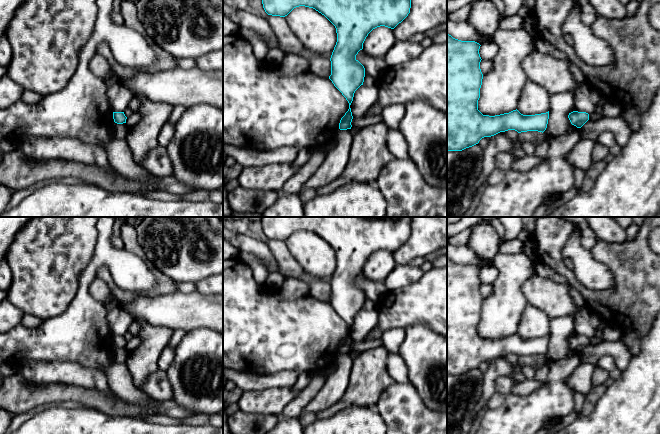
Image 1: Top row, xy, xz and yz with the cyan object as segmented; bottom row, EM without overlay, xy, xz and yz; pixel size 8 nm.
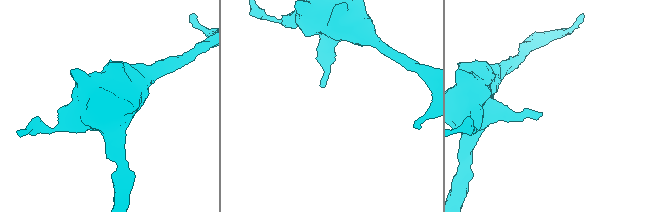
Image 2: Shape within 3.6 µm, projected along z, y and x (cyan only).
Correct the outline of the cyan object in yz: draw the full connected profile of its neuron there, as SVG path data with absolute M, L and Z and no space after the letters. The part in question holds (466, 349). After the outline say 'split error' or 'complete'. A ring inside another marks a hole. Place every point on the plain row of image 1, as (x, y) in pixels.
M447 257L447 375L462 375L479 367L484 361L500 356L515 354L544 356L547 352L549 335L535 339L523 339L517 333L495 340L483 339L478 334L483 298L480 293L480 268L461 265Z | complete

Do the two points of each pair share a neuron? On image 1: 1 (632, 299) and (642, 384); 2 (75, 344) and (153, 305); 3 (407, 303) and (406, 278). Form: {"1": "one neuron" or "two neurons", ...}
{"1": "two neurons", "2": "two neurons", "3": "two neurons"}

